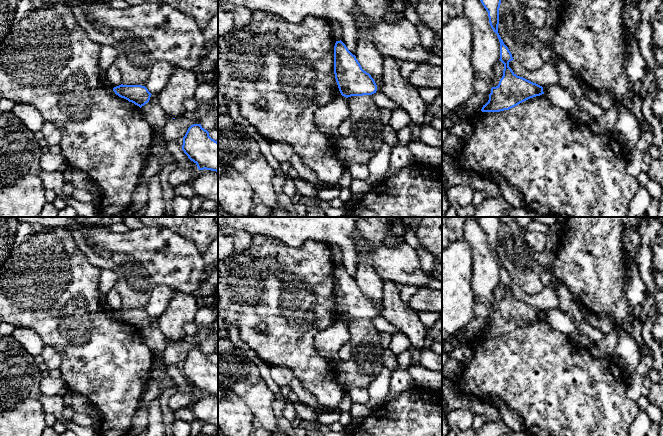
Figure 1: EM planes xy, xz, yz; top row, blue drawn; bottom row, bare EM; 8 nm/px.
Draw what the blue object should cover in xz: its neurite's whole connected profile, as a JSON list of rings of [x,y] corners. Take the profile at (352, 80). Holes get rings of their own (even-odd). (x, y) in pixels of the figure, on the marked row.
[[[340,40],[336,41],[334,46],[334,74],[335,79],[342,96],[348,98],[351,96],[372,95],[377,91],[377,85],[369,73],[364,71],[346,45]]]

